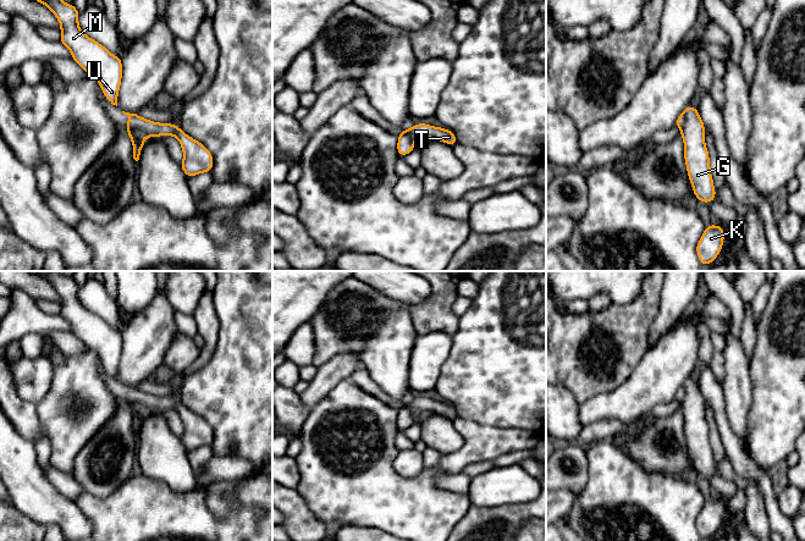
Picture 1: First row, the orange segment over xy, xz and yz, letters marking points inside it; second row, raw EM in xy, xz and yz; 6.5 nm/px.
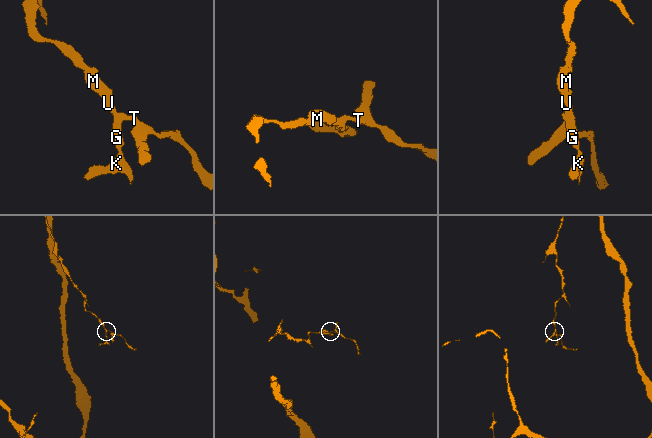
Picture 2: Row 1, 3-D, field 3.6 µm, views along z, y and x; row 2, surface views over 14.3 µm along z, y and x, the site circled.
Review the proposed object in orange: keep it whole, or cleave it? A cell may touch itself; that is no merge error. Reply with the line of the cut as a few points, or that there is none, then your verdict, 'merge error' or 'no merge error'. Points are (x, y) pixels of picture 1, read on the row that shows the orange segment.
cut in xy along (126, 128), (133, 128), (143, 137); merge error

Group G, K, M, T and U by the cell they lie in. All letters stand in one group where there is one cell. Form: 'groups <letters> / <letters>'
groups G K M U / T

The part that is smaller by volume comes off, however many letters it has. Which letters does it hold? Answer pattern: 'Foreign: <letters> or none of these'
Foreign: T

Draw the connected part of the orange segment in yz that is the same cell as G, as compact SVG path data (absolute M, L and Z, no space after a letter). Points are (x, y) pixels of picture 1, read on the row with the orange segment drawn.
M688 105L684 110L685 125L680 129L684 142L684 160L694 195L701 203L712 203L716 189L710 169L708 150L705 144L705 125L699 110Z

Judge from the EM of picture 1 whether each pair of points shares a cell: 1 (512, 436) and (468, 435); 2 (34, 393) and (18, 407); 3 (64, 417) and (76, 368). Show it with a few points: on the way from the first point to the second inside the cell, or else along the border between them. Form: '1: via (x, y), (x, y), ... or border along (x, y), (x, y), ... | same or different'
1: via (501, 436), (479, 436) | same
2: border along (12, 377), (16, 393), (36, 404) | different
3: via (76, 404), (76, 380) | same

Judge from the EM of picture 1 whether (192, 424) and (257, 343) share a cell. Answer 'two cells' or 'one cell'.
two cells

